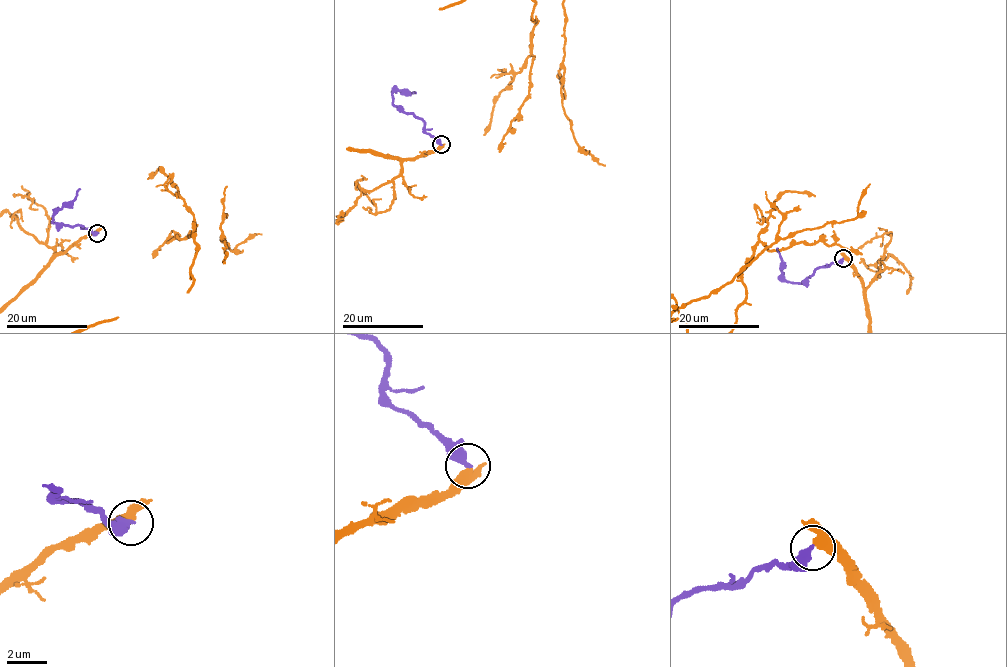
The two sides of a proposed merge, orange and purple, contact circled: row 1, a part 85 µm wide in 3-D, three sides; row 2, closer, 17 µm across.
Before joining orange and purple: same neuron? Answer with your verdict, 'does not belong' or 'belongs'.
does not belong

